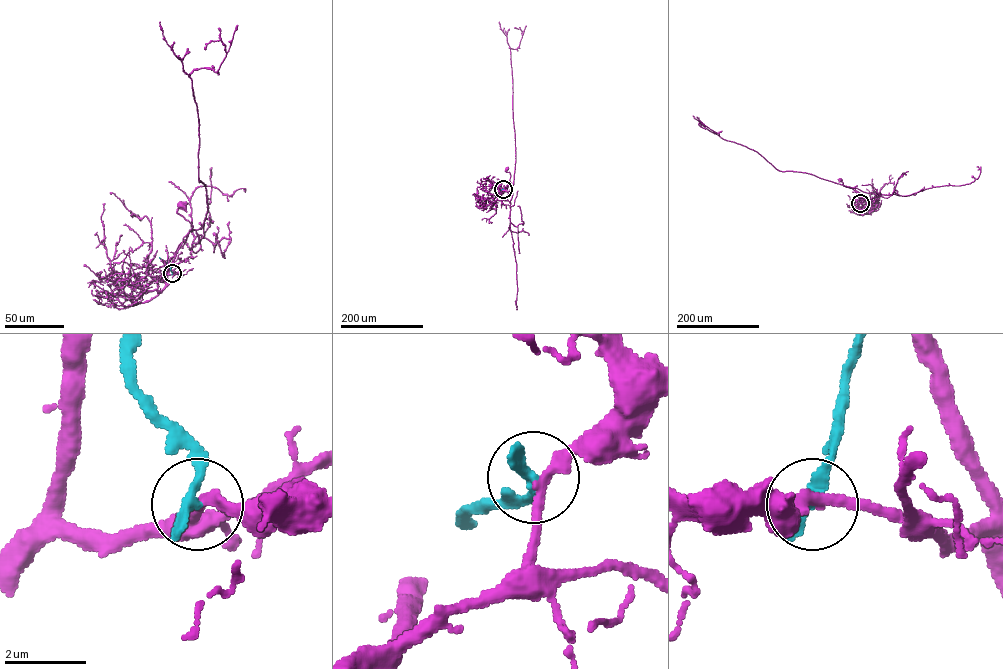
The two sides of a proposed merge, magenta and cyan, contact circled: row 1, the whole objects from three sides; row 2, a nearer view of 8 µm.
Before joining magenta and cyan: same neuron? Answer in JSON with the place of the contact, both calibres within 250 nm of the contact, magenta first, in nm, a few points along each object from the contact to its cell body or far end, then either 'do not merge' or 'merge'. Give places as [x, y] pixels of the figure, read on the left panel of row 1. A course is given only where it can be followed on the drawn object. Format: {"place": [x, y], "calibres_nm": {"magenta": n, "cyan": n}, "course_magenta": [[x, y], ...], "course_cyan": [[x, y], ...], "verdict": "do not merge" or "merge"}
{"place": [172, 273], "calibres_nm": {"magenta": 260, "cyan": 320}, "course_magenta": [[172, 274], [168, 274], [169, 259], [193, 226], [177, 212], [181, 206]], "course_cyan": [[172, 274], [171, 266], [159, 257]], "verdict": "do not merge"}

